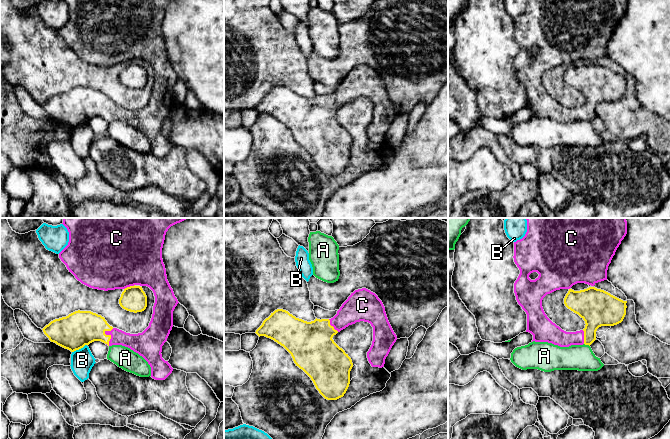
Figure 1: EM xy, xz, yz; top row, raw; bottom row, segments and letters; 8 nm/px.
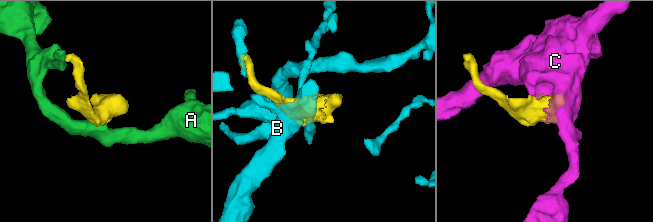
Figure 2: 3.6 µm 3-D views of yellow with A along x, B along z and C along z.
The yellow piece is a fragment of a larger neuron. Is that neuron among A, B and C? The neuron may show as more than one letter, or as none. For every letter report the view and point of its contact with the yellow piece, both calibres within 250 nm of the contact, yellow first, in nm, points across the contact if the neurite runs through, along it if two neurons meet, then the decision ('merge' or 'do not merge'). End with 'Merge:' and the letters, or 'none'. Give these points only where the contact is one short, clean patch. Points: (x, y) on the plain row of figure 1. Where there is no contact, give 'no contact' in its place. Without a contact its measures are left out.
A: yz (587, 120) | 200/200 nm | do not merge
B: xy (79, 124) | 280/190 nm | along xy (86, 120), (72, 128) | do not merge
C: xy (108, 111) | 280/150 nm | merge
Merge: C

